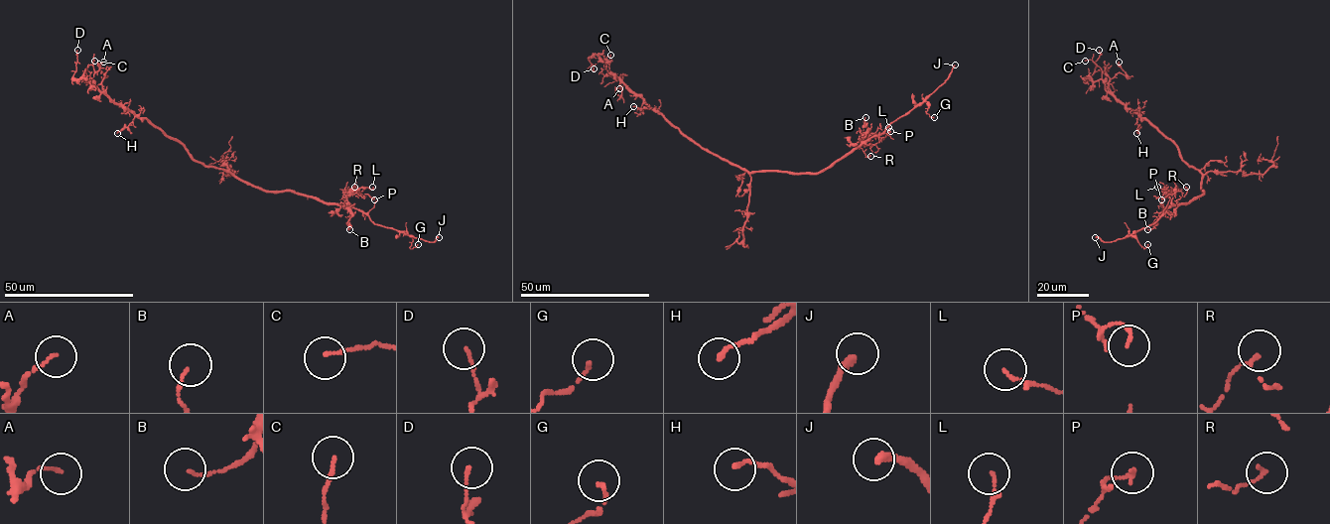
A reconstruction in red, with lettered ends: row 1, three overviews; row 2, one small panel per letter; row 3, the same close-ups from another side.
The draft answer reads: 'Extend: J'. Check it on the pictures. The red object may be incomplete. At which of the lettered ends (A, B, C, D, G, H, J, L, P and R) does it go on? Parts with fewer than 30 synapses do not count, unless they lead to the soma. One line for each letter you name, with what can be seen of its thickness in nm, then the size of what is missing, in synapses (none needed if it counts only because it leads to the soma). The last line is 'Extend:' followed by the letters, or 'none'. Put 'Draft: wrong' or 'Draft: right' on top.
Draft: right
J: 280 nm thick
Extend: J

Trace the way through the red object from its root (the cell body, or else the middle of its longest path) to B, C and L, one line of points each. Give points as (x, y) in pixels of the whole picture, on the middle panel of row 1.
B: (746, 171), (816, 173), (826, 170), (863, 141), (867, 129), (864, 126), (865, 117)
C: (746, 171), (703, 149), (656, 112), (608, 71), (610, 55)
L: (746, 171), (821, 172), (851, 153), (864, 138), (884, 137), (888, 127)

